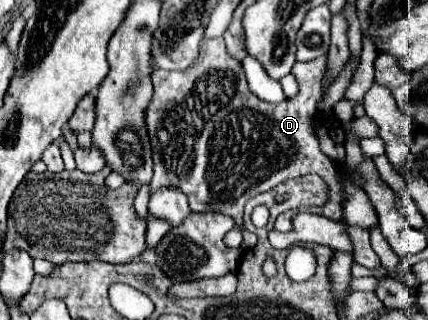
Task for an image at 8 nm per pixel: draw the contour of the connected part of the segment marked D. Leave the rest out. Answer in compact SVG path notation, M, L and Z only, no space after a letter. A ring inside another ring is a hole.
M208 38L200 46L198 60L184 72L166 72L156 68L152 74L154 94L150 106L146 108L146 128L152 142L154 158L154 180L150 182L150 194L162 186L180 188L192 212L220 212L232 216L242 228L242 212L248 198L268 192L278 184L294 176L318 174L328 184L328 200L320 208L306 208L304 212L322 214L332 220L342 218L344 192L340 186L338 166L320 150L318 136L312 130L312 120L316 118L316 104L320 100L320 82L324 78L326 58L314 58L310 62L296 62L292 74L300 84L296 98L284 100L280 104L270 104L260 100L248 90L242 64L230 58L224 46L224 38Z

